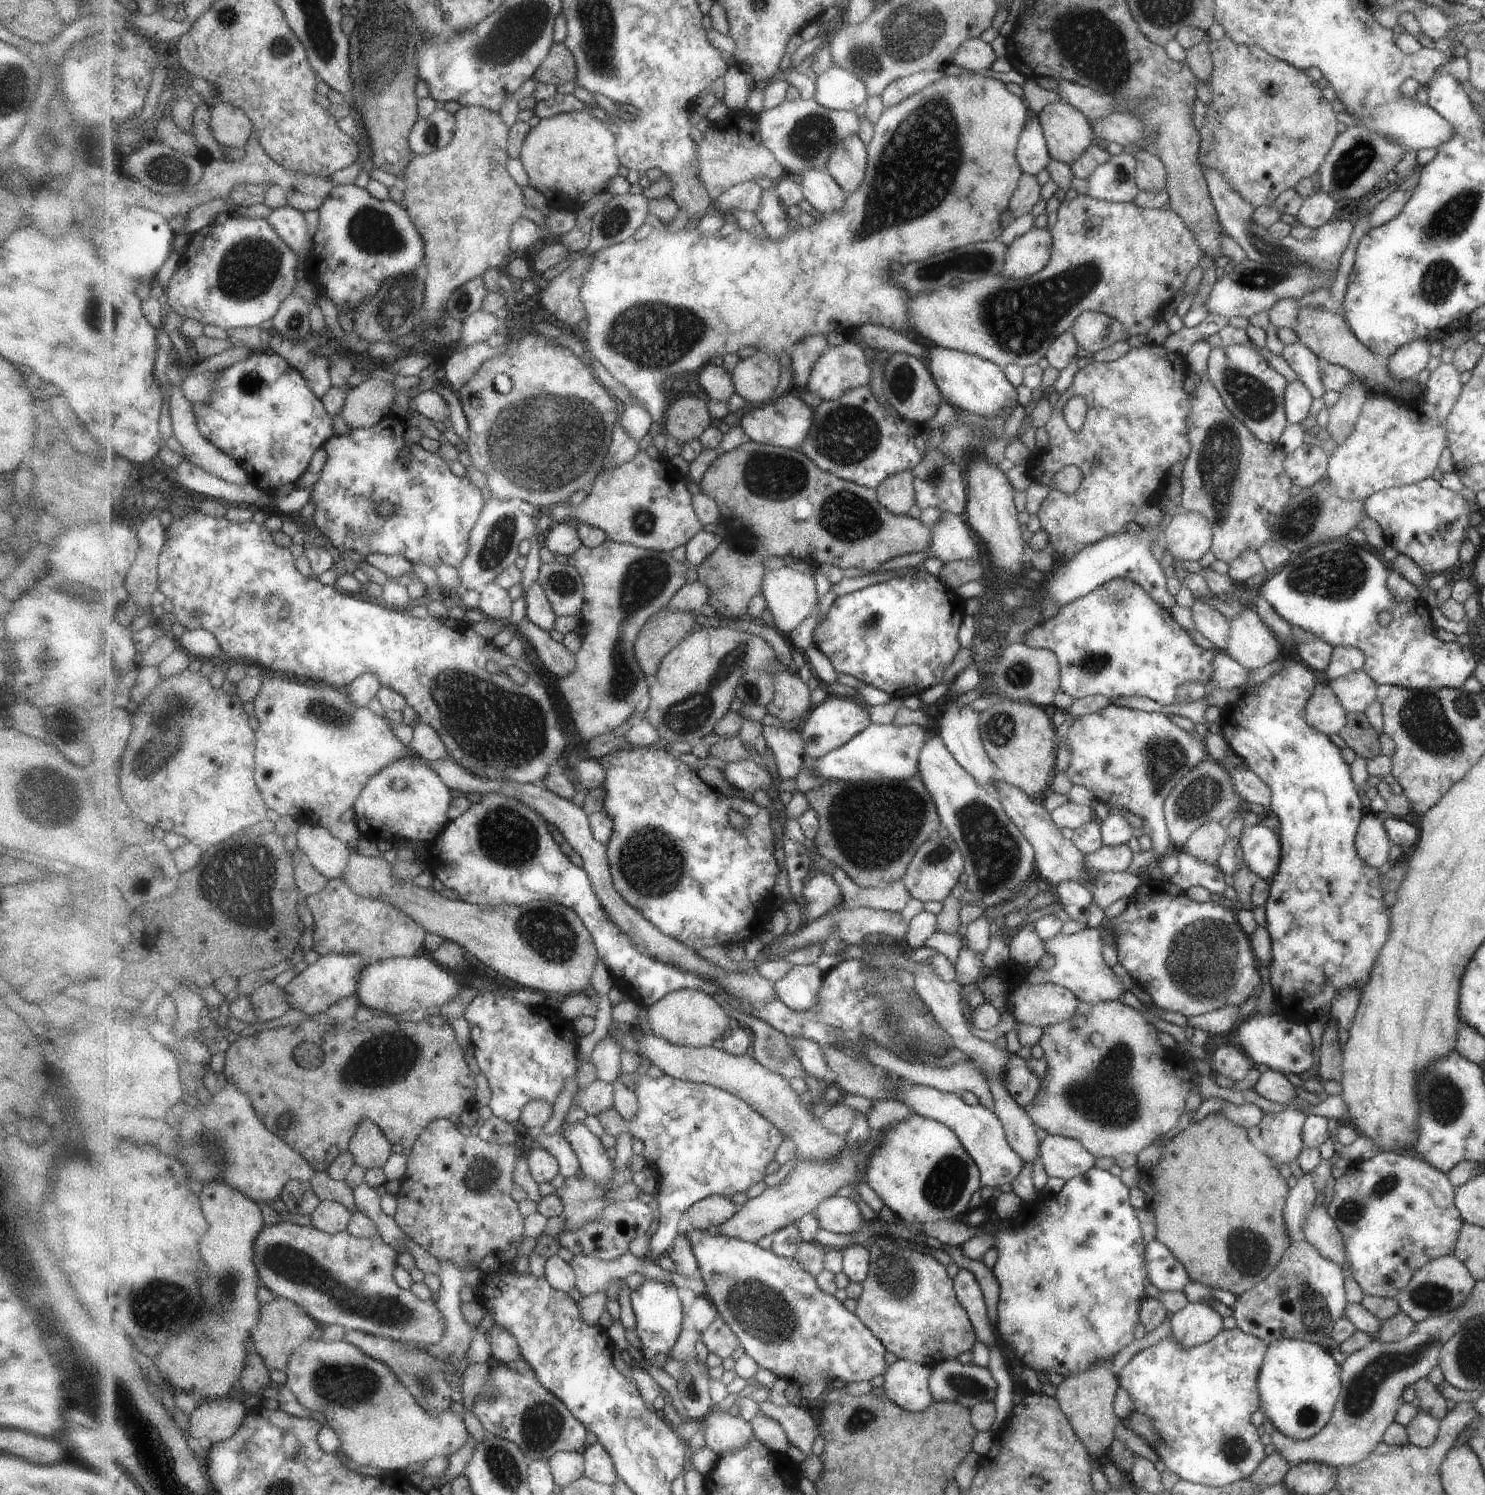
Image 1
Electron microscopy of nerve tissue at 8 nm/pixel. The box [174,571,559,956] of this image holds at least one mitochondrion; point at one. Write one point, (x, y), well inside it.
(507, 837)

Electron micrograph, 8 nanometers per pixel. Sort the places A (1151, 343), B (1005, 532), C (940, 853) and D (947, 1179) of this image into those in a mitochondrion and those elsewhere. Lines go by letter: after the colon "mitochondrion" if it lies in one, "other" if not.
A: other
B: other
C: mitochondrion
D: mitochondrion

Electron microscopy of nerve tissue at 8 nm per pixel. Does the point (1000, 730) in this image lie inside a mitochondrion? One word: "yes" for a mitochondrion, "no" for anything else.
yes

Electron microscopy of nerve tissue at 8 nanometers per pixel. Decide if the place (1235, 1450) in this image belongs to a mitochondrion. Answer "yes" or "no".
yes

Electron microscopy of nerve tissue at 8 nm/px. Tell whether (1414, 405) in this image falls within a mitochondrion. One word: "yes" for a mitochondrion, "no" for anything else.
no

